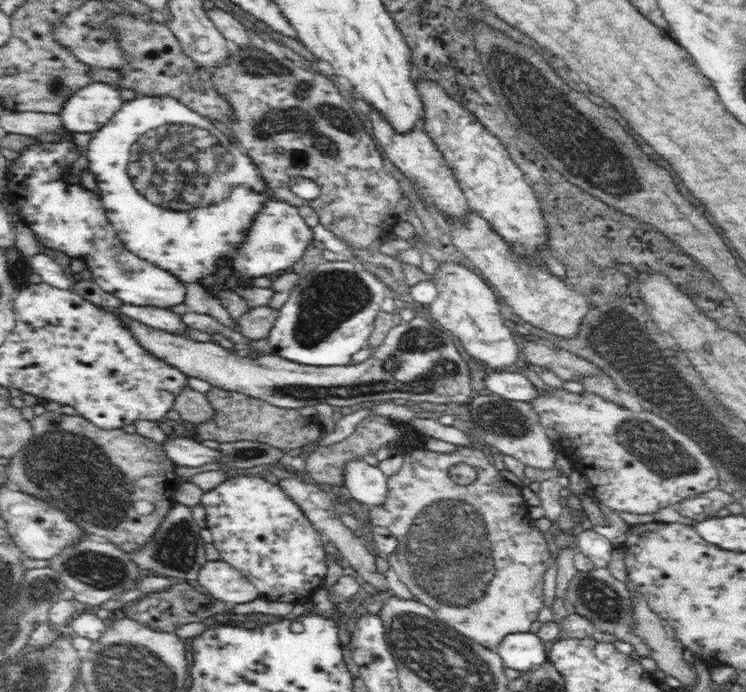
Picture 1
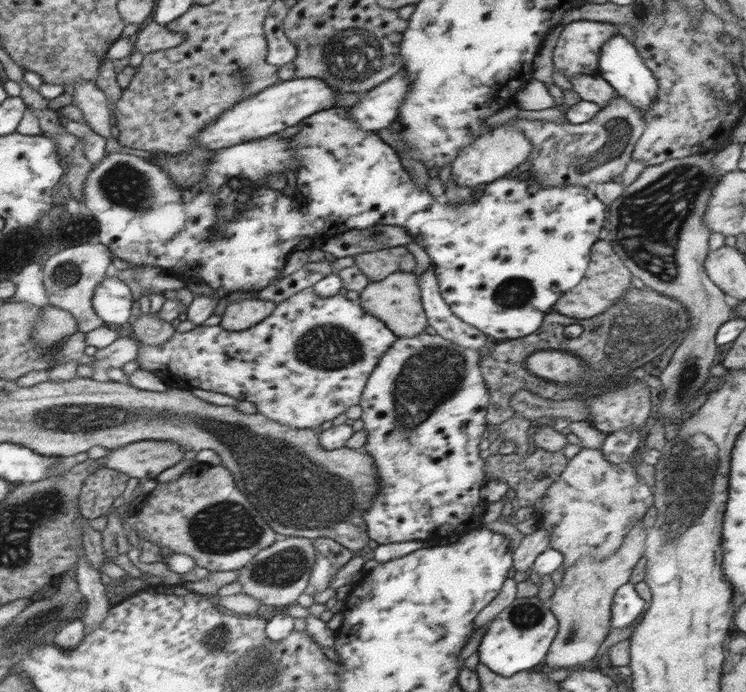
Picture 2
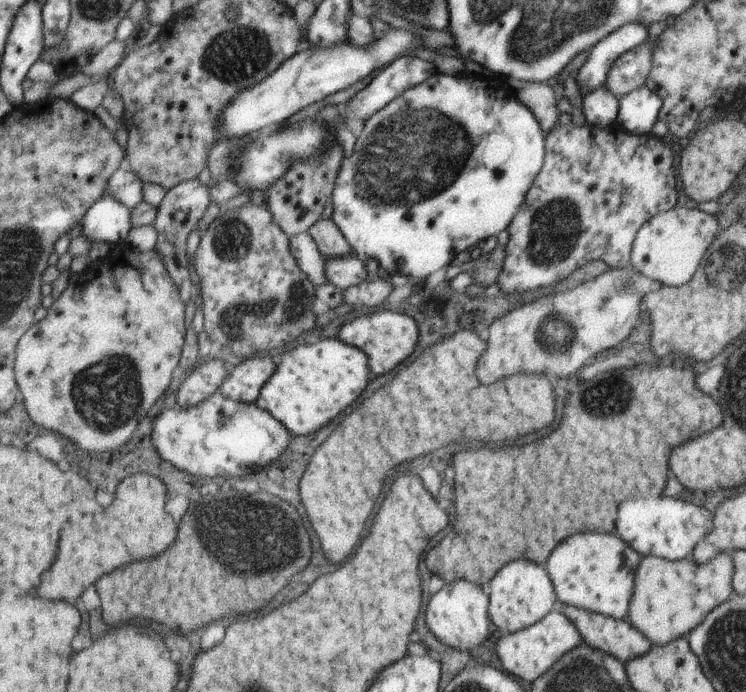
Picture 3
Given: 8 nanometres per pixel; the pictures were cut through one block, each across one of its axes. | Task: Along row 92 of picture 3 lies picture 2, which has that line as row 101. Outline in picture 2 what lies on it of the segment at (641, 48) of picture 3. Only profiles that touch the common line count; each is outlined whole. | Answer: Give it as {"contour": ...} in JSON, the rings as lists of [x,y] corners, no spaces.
{"contour":[[[617,96],[585,124],[555,124],[525,118],[511,120],[511,124],[517,126],[517,130],[521,130],[533,146],[527,166],[519,166],[513,176],[535,176],[545,188],[565,184],[591,188],[593,184],[609,182],[611,178],[621,176],[625,164],[631,160],[635,142],[645,130],[645,114],[641,114],[641,110],[631,102]]]}

